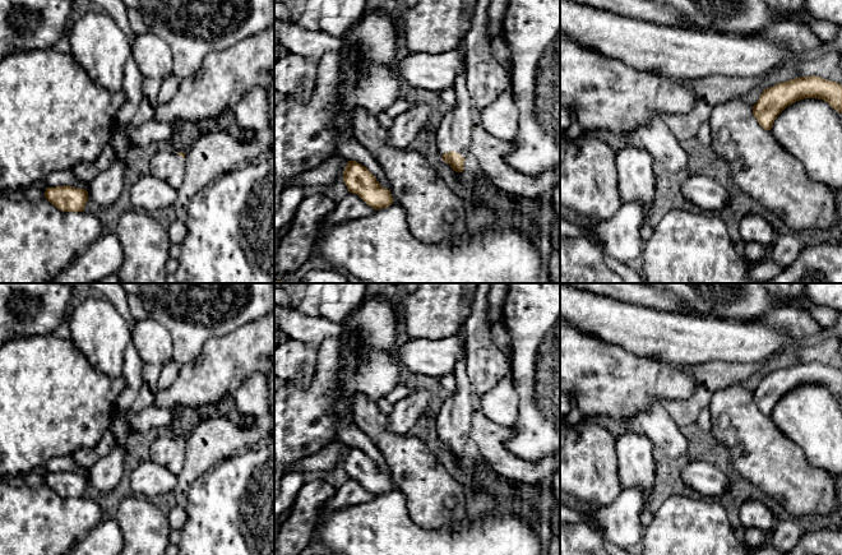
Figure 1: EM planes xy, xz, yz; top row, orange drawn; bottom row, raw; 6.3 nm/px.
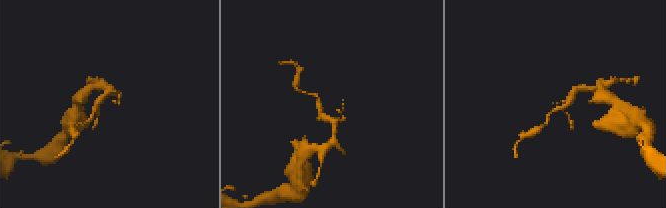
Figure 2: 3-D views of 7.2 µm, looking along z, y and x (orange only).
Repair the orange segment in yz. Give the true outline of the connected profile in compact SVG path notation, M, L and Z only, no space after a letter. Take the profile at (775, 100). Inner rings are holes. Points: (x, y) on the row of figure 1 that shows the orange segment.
M810 75L765 88L753 106L753 115L764 130L771 130L777 116L787 106L804 98L823 100L842 112L842 84Z

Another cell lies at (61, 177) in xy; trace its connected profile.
M73 168L51 172L48 176L46 176L43 184L46 188L56 188L64 185L69 185L84 190L87 190L88 188L88 184L82 182L75 177Z

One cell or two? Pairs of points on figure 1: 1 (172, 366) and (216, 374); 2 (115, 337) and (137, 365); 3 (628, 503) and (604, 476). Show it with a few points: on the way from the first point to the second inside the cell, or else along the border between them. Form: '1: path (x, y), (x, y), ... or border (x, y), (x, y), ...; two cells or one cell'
1: border (181, 366), (169, 385), (157, 388); two cells
2: border (130, 341), (124, 354), (121, 374); two cells
3: border (621, 488), (620, 493), (609, 504), (602, 507); two cells

